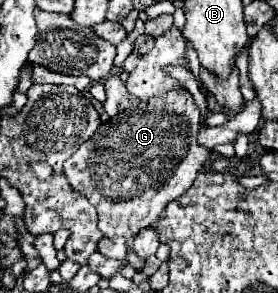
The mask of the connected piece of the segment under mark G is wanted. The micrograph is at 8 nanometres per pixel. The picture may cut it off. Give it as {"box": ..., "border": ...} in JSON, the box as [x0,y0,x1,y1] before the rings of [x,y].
{"box":[64,89,212,245],"border":[[[186,89],[168,91],[102,123],[96,135],[64,163],[72,191],[82,193],[96,207],[98,229],[106,237],[120,235],[130,245],[138,231],[154,225],[164,207],[194,183],[212,153],[196,143],[204,119]]]}

